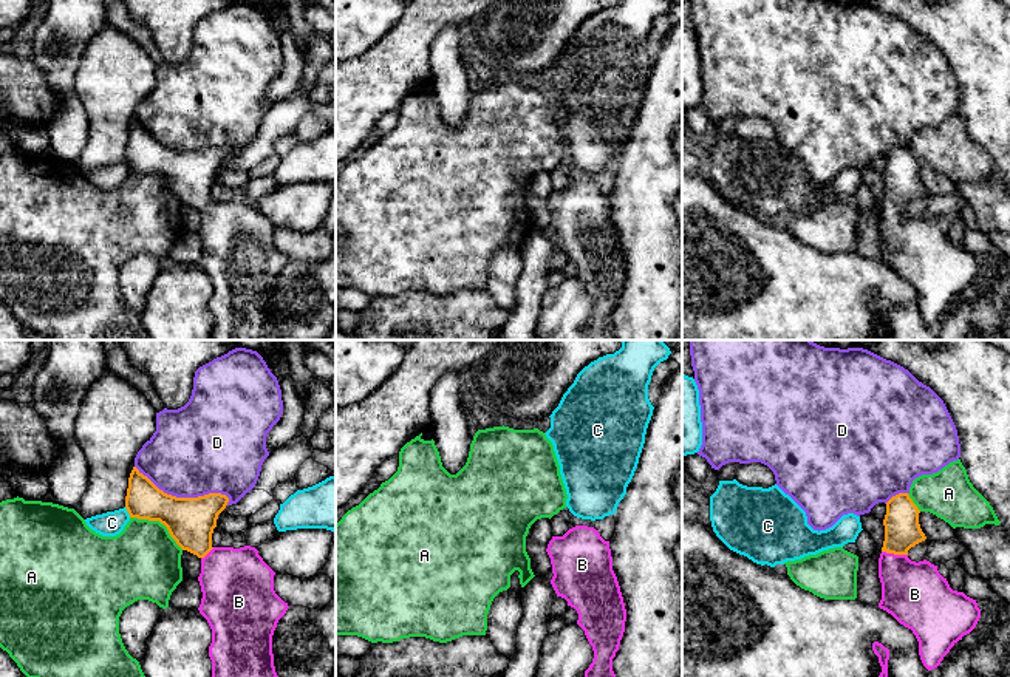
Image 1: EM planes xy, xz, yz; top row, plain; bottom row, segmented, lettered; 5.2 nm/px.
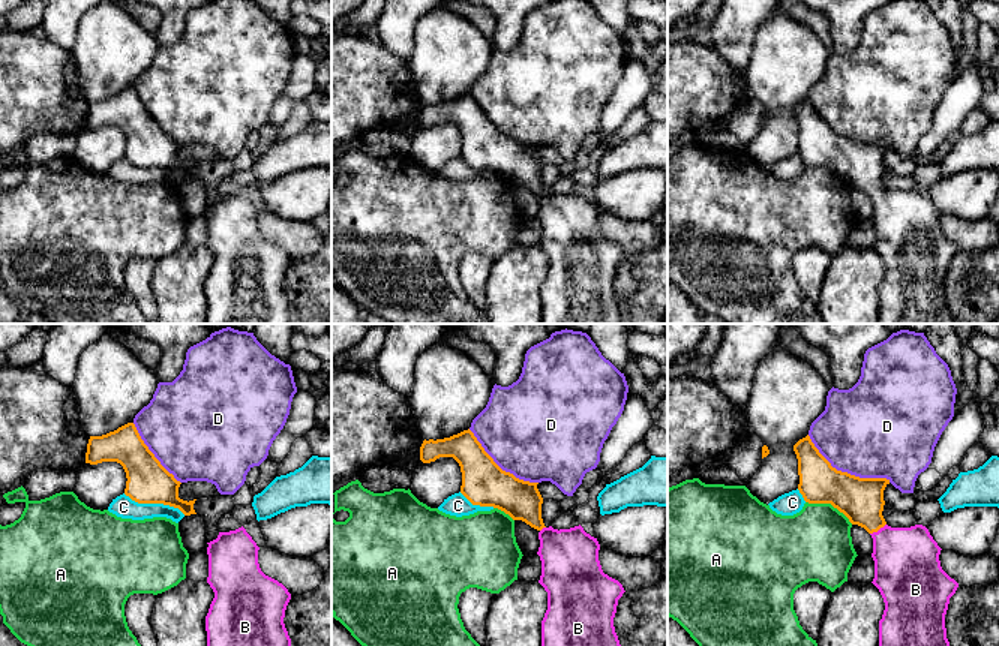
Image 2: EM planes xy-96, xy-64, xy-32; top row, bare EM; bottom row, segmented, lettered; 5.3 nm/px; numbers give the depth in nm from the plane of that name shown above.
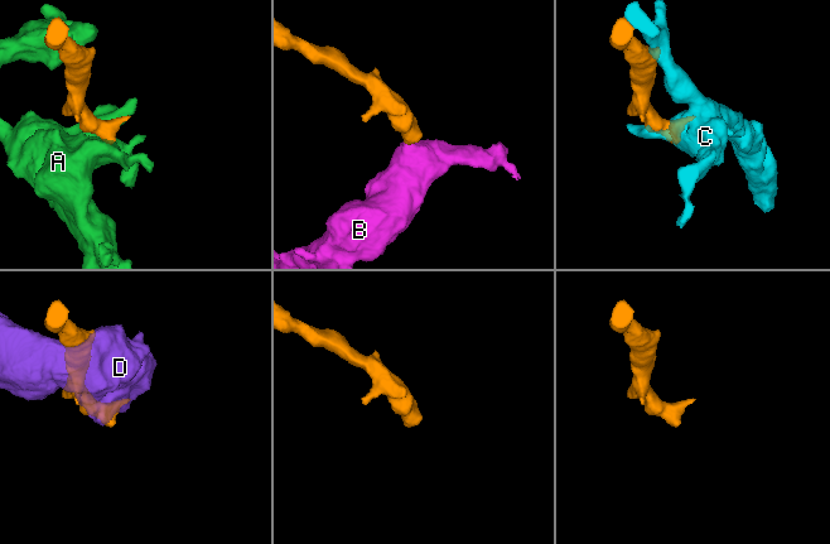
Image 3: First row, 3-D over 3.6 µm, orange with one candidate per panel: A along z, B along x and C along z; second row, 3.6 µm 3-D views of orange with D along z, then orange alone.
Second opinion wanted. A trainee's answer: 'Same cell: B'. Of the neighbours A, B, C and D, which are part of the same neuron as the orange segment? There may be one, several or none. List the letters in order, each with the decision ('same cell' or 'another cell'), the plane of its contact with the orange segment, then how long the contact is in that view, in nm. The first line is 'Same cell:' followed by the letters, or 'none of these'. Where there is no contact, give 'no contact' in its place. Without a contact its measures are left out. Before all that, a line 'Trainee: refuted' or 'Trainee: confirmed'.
Trainee: confirmed
Same cell: B
A: another cell | xy | 320 nm
B: same cell | yz | 140 nm
C: another cell | xy | 70 nm
D: another cell | xy | 550 nm

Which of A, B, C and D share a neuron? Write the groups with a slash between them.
A / B / C / D

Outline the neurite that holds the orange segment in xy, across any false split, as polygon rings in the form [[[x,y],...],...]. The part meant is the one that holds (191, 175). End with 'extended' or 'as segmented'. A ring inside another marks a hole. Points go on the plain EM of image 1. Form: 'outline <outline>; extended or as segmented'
outline [[[136,121],[130,127],[125,150],[125,162],[130,172],[159,175],[183,204],[201,213],[198,235],[203,252],[198,264],[212,283],[212,297],[209,300],[212,314],[210,340],[282,340],[274,320],[272,289],[289,260],[275,247],[275,226],[263,215],[255,201],[212,199],[218,168],[226,162],[227,156],[229,151],[221,147],[198,151],[167,148]]]; extended

